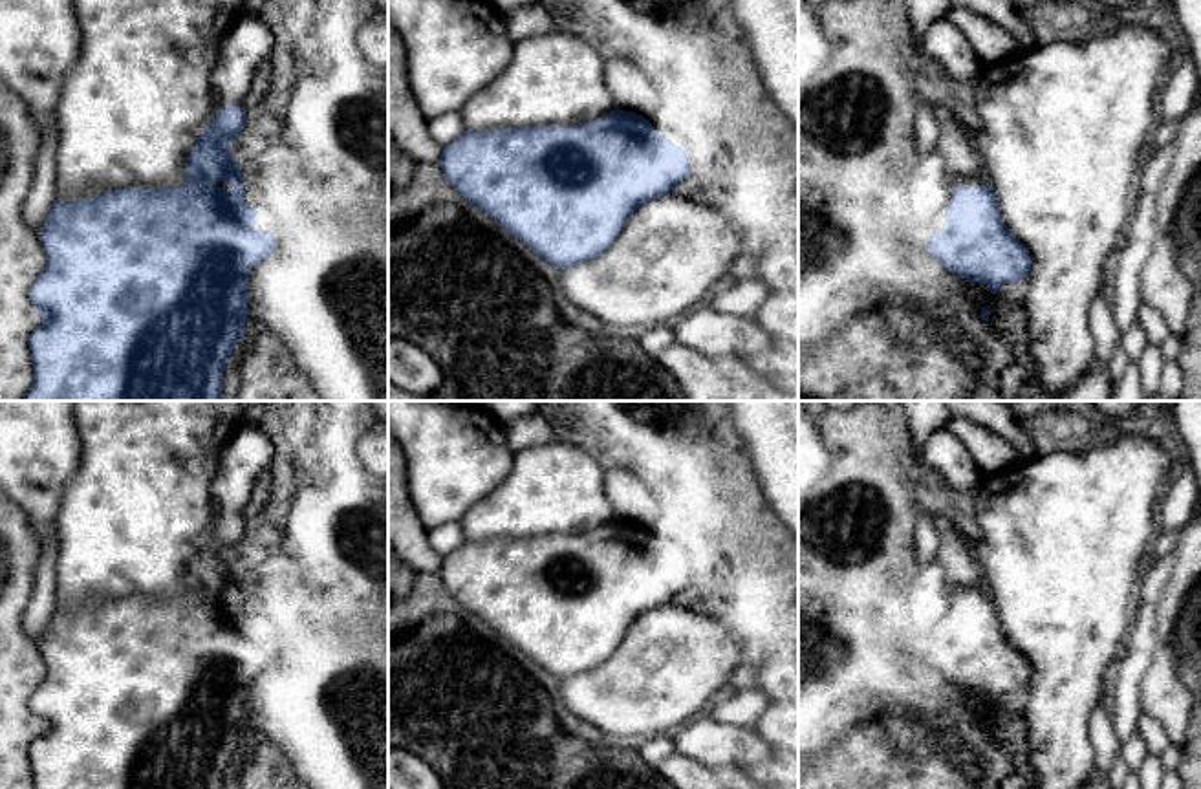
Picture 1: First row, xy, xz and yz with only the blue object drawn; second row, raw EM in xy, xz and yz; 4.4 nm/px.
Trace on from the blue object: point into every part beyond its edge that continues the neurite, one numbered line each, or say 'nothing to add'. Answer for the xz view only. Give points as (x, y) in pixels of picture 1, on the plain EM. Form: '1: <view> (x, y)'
nothing to add

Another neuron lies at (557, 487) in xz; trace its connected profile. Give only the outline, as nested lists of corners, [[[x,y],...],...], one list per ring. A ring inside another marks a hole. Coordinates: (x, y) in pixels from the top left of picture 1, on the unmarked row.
[[[555,439],[529,447],[514,454],[503,481],[472,503],[460,524],[465,536],[472,542],[595,531],[615,520],[613,507],[604,491],[604,476],[606,469],[586,450],[571,443]]]

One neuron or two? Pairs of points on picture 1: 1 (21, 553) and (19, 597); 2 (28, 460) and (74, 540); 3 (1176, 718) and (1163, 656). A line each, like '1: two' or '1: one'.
1: one
2: two
3: one

